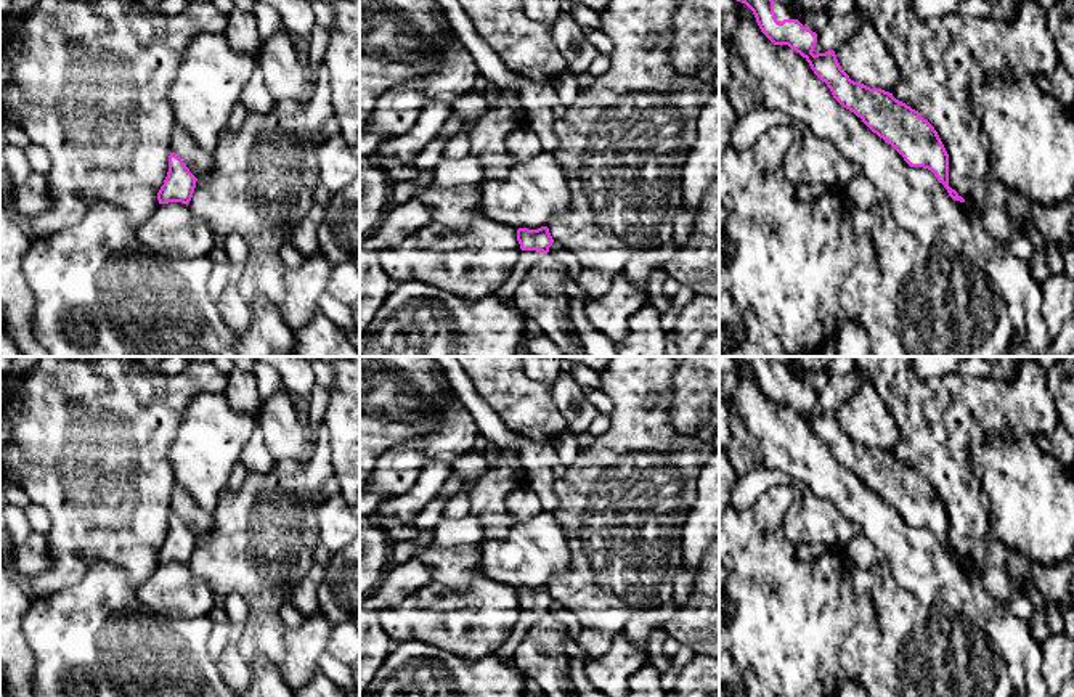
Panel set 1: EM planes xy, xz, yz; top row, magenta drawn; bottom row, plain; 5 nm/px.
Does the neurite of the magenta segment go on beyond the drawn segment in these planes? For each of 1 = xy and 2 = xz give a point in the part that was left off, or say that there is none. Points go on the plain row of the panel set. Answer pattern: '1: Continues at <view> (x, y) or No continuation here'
1: No continuation here
2: No continuation here

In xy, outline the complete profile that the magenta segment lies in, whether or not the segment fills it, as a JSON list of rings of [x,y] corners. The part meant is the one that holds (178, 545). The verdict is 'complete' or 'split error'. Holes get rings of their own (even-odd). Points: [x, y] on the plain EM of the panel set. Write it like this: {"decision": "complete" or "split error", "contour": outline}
{"decision": "complete", "contour": [[[175,514],[169,516],[169,532],[157,552],[159,564],[181,562],[189,564],[197,538],[189,532],[186,524]]]}

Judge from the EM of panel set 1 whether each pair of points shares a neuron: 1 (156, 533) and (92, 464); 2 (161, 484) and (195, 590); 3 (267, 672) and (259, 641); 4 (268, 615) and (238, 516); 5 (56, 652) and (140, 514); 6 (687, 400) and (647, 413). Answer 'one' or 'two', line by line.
1: one
2: two
3: one
4: one
5: two
6: two

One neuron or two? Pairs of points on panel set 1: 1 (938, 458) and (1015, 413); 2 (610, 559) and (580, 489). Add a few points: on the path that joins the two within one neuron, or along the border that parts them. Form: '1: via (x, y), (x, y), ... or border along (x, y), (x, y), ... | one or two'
1: via (957, 439), (983, 413), (996, 413) | one
2: via (610, 540), (610, 514), (599, 503) | one

